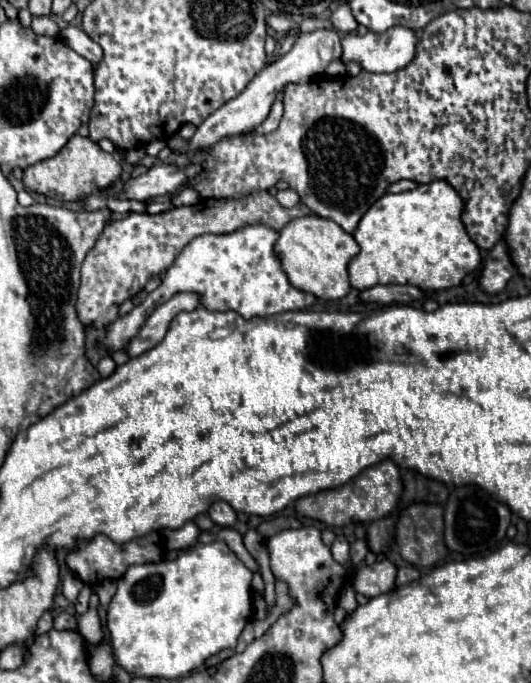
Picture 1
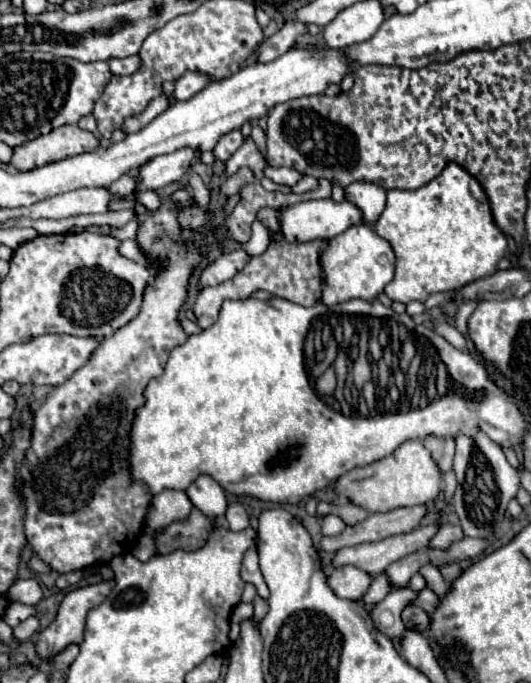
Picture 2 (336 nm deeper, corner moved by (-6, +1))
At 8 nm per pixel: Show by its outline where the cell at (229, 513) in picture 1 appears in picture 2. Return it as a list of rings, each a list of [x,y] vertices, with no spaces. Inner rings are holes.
[[[202,474],[200,478],[196,478],[196,482],[186,490],[188,498],[192,500],[192,504],[208,518],[216,520],[220,516],[226,514],[226,508],[228,508],[228,500],[226,500],[226,494],[224,490],[220,488],[220,484]]]

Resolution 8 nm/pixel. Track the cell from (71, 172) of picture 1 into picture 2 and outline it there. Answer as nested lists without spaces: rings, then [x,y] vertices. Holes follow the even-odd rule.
[[[76,124],[60,126],[46,136],[40,136],[24,146],[18,146],[12,156],[12,166],[20,172],[28,172],[76,154],[96,152],[100,150],[100,142],[92,132],[78,128]]]

